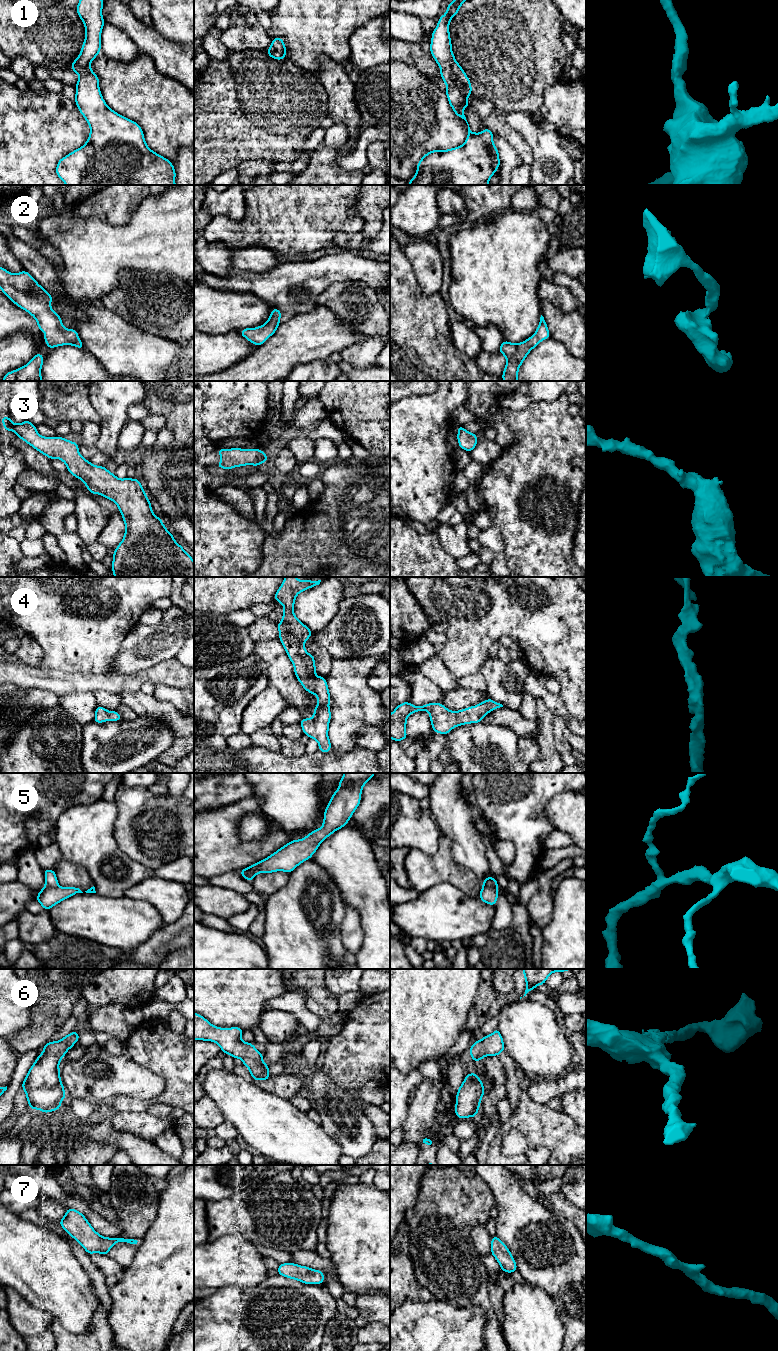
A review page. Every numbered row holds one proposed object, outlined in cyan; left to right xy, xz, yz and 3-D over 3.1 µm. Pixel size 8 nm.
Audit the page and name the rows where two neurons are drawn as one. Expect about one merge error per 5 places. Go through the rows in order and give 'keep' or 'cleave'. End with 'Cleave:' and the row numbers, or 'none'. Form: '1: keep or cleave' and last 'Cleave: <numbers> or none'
1: keep
2: keep
3: keep
4: keep
5: cleave
6: keep
7: keep
Cleave: 5

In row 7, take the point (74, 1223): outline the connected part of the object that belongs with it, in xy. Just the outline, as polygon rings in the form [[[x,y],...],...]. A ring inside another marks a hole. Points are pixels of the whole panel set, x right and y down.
[[[73,1208],[67,1209],[59,1224],[68,1235],[79,1242],[89,1255],[92,1253],[107,1255],[113,1245],[118,1242],[130,1244],[137,1244],[138,1242],[130,1238],[103,1237],[93,1229],[82,1213]]]

